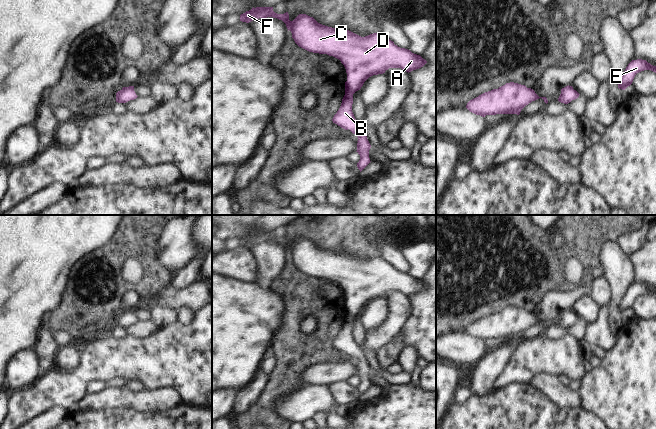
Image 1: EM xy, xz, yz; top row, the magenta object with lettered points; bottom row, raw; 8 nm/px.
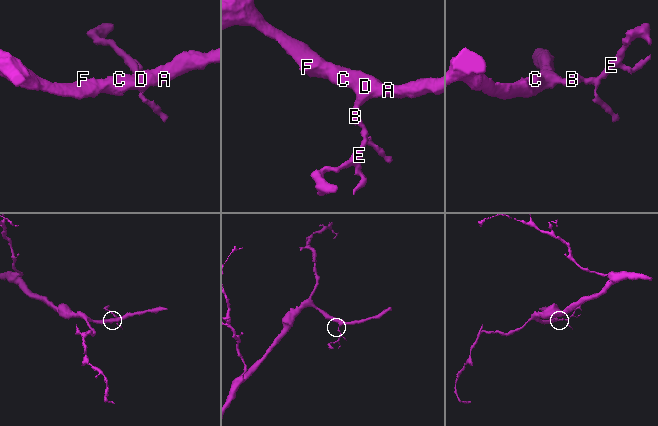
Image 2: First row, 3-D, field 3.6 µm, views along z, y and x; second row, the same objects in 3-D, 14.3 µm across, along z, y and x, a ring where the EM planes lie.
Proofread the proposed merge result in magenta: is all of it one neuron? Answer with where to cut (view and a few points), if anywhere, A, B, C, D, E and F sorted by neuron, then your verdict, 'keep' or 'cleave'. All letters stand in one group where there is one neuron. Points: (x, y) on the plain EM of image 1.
no cut | A B C D E F | keep

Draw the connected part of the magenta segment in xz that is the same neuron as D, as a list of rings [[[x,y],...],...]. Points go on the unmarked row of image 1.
[[[253,231],[240,239],[240,245],[249,247],[267,241],[282,244],[299,271],[333,280],[344,289],[347,297],[345,319],[332,345],[358,361],[356,376],[360,384],[357,391],[361,396],[371,386],[371,369],[352,336],[353,318],[373,299],[383,298],[389,292],[401,292],[409,297],[423,291],[427,285],[408,273],[398,271],[382,257],[361,261],[347,253],[322,249],[306,238],[299,238],[290,245],[288,236],[277,238],[273,231]]]

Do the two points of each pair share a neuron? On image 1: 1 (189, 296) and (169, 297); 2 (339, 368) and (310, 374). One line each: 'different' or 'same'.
1: same
2: same

